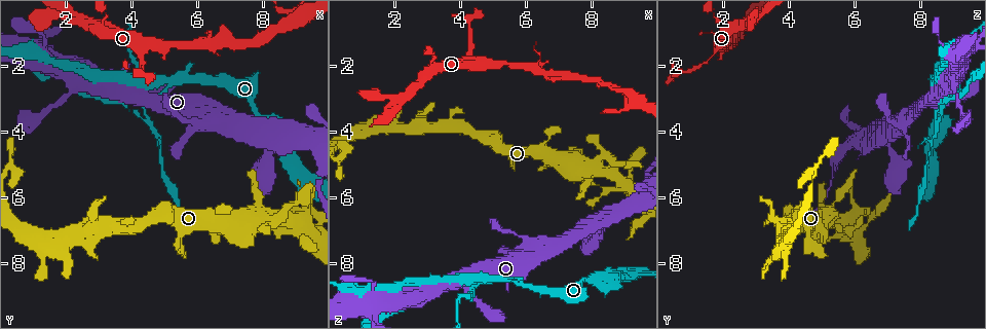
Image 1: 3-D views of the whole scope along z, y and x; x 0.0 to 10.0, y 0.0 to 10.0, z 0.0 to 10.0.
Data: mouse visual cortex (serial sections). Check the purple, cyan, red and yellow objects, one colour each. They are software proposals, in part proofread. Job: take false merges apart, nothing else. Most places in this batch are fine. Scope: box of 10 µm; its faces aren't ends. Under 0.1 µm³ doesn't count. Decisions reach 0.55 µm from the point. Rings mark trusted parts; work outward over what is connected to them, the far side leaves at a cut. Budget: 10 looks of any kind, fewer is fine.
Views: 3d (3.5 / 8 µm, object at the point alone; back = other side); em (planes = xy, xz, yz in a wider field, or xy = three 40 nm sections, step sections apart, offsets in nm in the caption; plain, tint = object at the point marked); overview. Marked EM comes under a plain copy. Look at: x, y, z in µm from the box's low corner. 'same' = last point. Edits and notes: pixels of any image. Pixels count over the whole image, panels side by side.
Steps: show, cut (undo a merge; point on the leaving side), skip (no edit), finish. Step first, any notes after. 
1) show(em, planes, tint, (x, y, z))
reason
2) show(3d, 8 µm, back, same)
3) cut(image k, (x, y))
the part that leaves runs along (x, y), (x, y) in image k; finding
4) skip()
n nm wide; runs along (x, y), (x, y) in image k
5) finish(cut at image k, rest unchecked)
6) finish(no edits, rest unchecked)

show(3d, 3.5 µm, (5.60, 1.45, 1.90))
thin neck

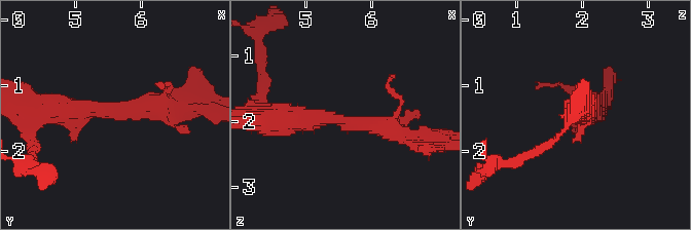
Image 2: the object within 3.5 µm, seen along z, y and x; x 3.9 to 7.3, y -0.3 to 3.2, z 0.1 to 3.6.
show(em, xy, step 3, tint, (5.55, 1.45, 2.00))
arms of 300, 450 nm

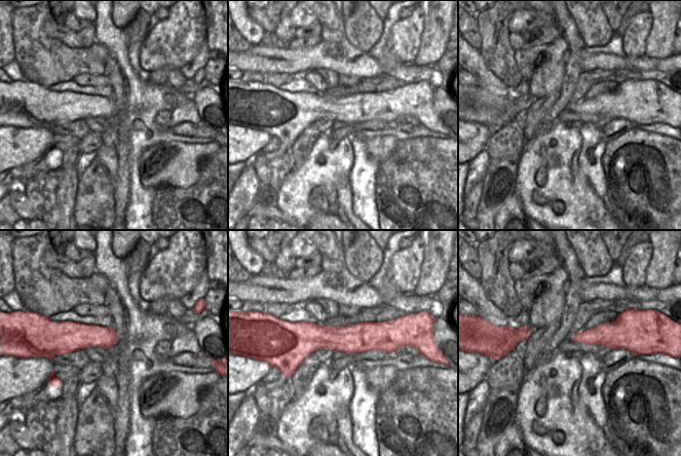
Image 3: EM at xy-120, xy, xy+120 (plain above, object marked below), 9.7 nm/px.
skip()
runs along (290, 337), (385, 338), (396, 345) in image 3; one cell here

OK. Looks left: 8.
show(3d, 8 µm, (9.15, 7.15, 5.60))
arms run side by side

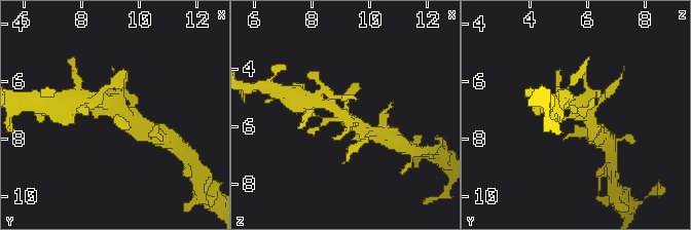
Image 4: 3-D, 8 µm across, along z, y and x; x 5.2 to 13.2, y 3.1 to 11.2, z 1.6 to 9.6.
show(em, xy, step 3, tint, same)
now the EM

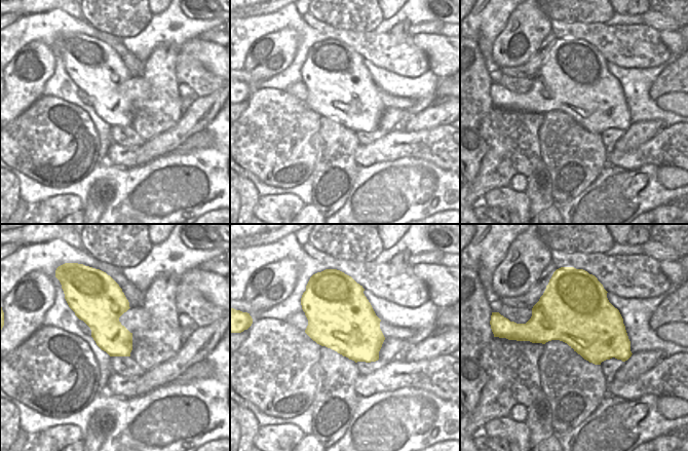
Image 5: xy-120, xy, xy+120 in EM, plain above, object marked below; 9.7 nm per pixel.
skip()
runs along (96, 99), (110, 104), (121, 122) in image 4; one cell here

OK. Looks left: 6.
show(em, xy, step 5, tint, (7.45, 3.95, 7.25))
arms part here

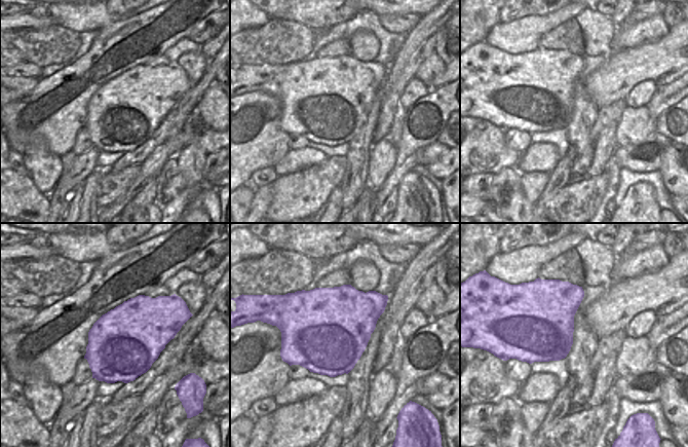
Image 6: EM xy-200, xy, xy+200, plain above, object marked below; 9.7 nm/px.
show(3d, 3.5 µm, same)

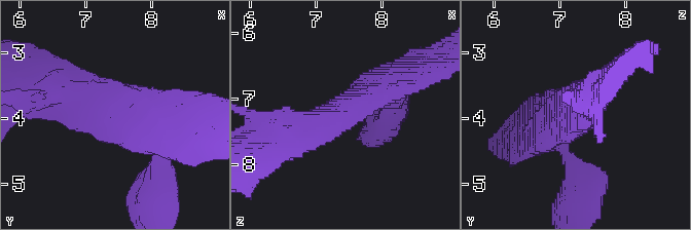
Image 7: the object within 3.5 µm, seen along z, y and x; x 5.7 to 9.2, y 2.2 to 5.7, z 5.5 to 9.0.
skip()
runs along (283, 131), (397, 78) in image 7; all the same cell

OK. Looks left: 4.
show(3d, 3.5 µm, (9.15, 4.30, 6.20))
three-way junction

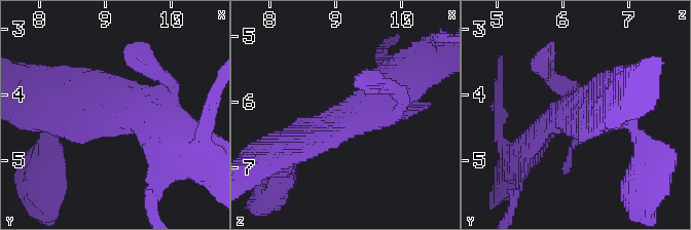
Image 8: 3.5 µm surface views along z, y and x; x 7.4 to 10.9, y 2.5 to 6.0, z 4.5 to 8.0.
show(em, xy, step 2, tint, (9.15, 4.30, 6.15))
need the tissue

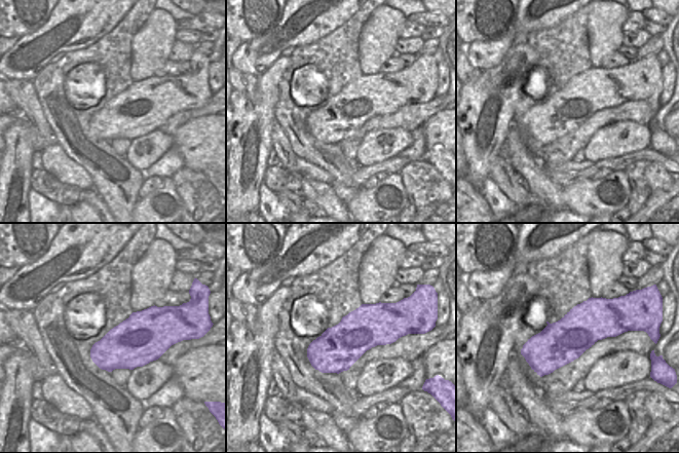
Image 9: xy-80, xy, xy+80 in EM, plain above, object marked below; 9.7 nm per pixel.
skip()
runs along (288, 148), (373, 98), (398, 74) in image 8; one cell here

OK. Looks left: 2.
finish(no edits, rest unchecked)

